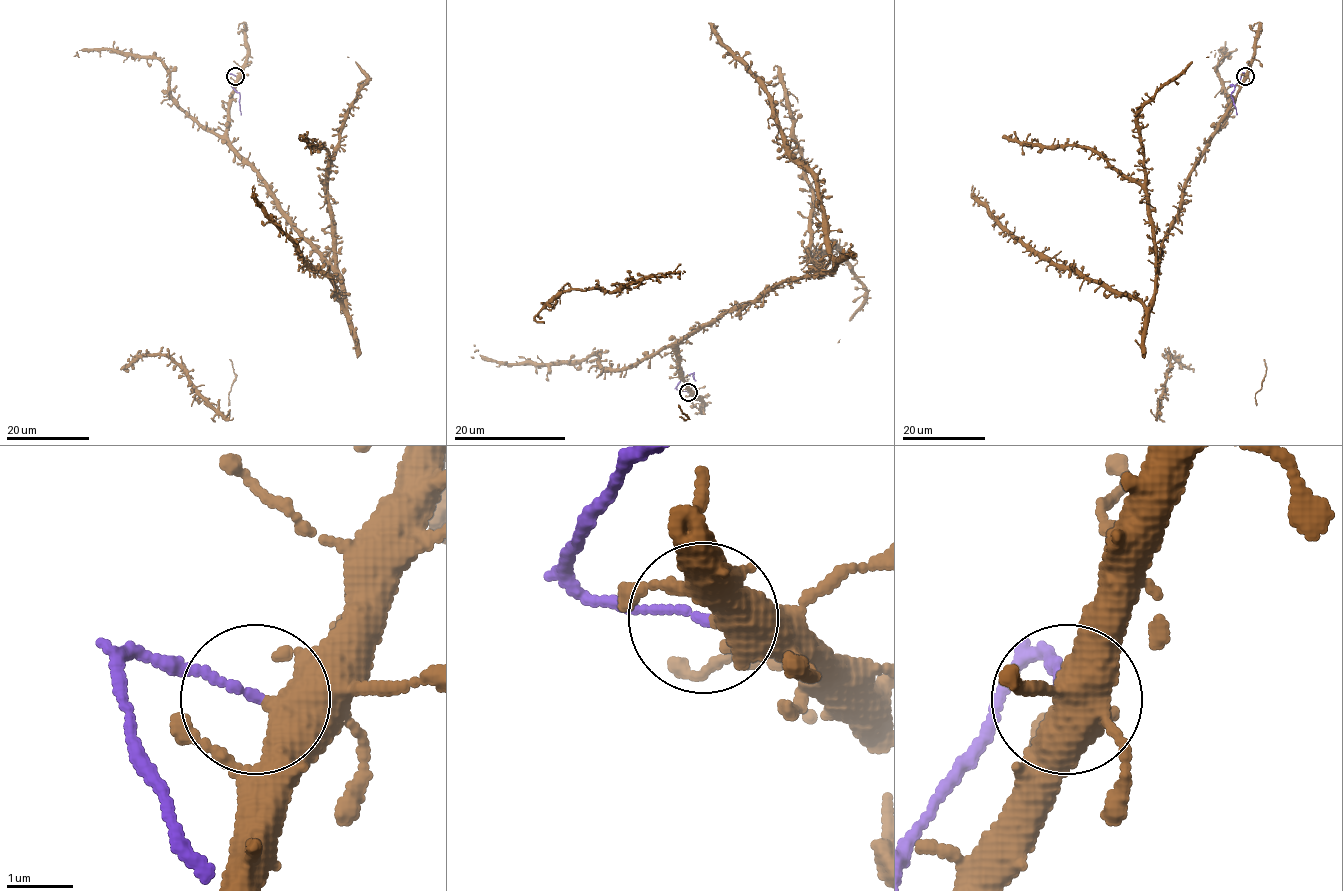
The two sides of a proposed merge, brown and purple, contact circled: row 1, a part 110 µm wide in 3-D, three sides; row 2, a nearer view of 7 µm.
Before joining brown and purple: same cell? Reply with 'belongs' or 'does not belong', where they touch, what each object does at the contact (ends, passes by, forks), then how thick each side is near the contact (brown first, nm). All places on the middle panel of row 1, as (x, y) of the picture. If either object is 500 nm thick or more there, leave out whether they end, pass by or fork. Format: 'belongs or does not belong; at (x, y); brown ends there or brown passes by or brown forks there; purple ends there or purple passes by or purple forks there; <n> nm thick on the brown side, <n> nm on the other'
does not belong; at (688, 392); brown passes by; purple ends there; 480 nm thick on the brown side, 120 nm on the other

